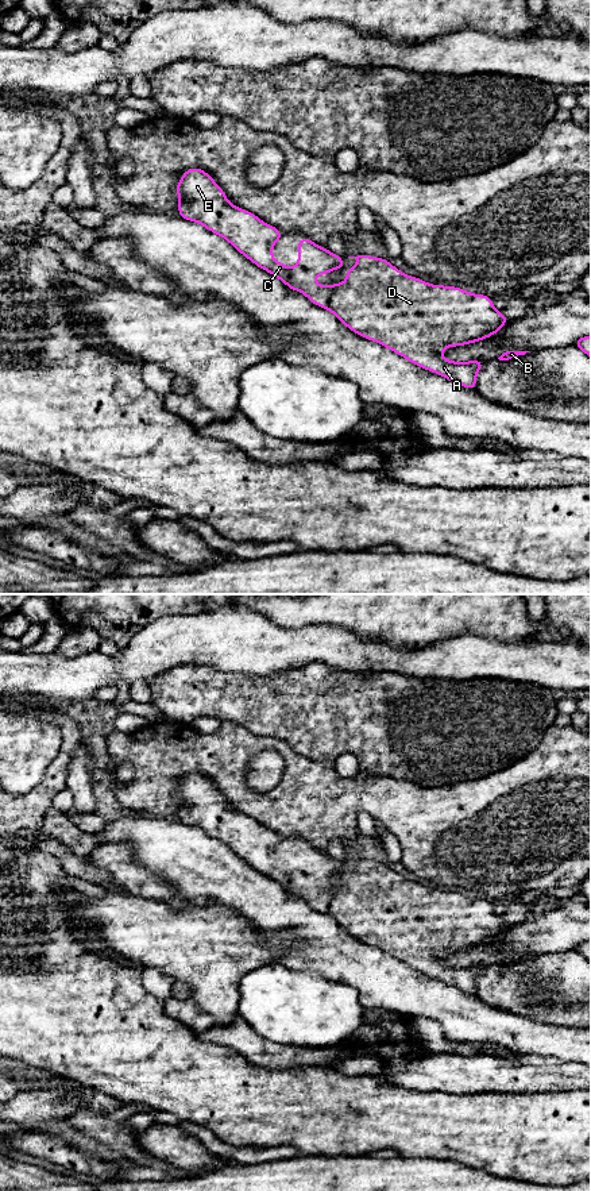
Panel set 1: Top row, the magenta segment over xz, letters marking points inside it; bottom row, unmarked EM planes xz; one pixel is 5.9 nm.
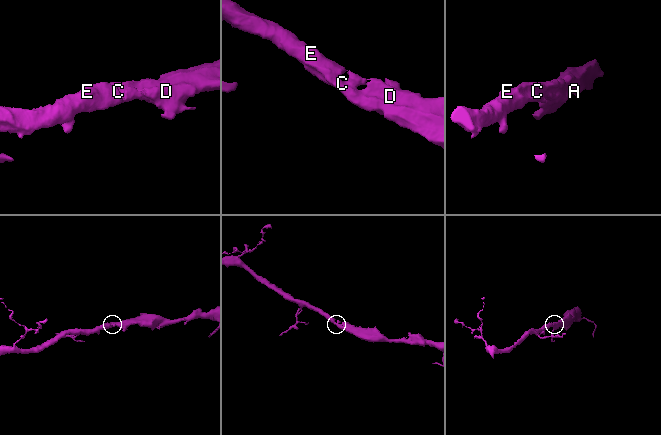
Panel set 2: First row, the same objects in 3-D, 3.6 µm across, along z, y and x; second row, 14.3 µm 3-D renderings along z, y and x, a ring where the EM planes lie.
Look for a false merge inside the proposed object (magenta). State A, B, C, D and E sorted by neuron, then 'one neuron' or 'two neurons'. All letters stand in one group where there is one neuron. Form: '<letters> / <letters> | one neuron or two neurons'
A B C D E | one neuron

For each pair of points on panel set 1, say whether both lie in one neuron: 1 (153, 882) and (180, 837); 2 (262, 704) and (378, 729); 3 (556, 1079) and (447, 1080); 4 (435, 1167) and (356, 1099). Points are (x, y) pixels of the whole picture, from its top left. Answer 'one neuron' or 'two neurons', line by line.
1: two neurons
2: one neuron
3: one neuron
4: two neurons

